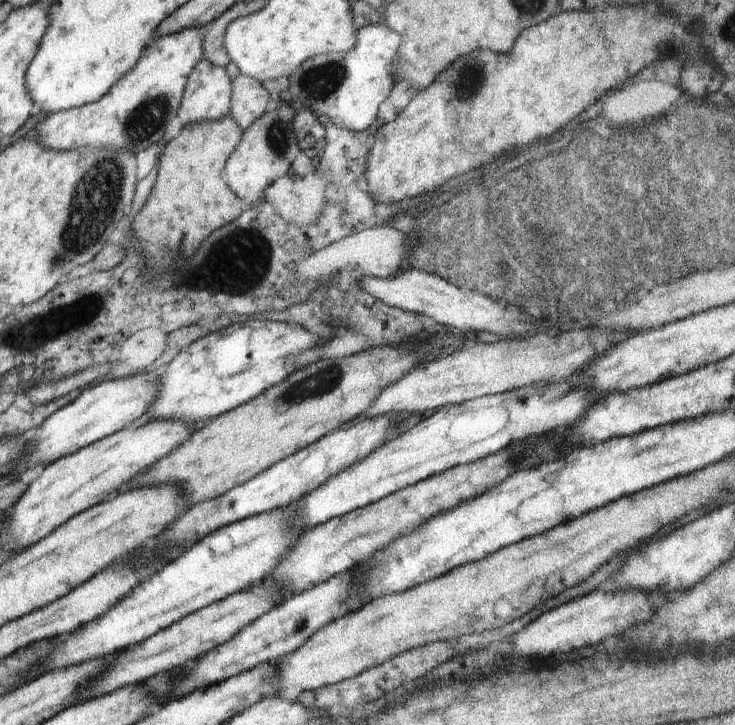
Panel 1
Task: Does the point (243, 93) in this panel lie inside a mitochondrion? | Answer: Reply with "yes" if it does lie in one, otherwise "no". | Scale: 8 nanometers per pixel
no

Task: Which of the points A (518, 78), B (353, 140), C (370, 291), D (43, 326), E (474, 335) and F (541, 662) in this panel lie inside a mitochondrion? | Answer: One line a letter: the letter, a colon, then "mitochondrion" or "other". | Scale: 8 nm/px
A: other
B: other
C: other
D: mitochondrion
E: other
F: other

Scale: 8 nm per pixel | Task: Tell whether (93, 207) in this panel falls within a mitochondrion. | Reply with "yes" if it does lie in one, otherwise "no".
yes

